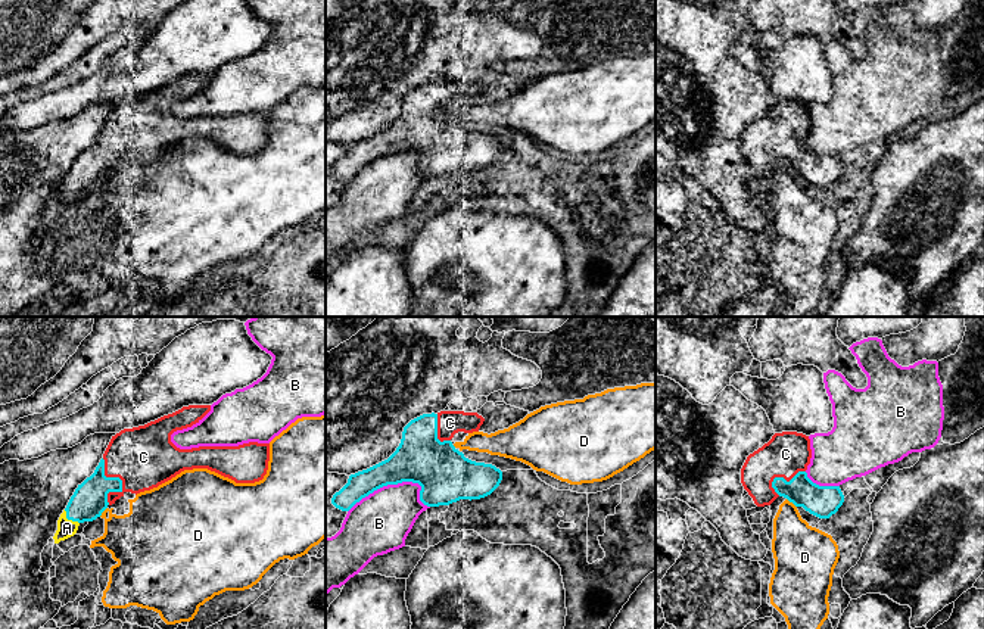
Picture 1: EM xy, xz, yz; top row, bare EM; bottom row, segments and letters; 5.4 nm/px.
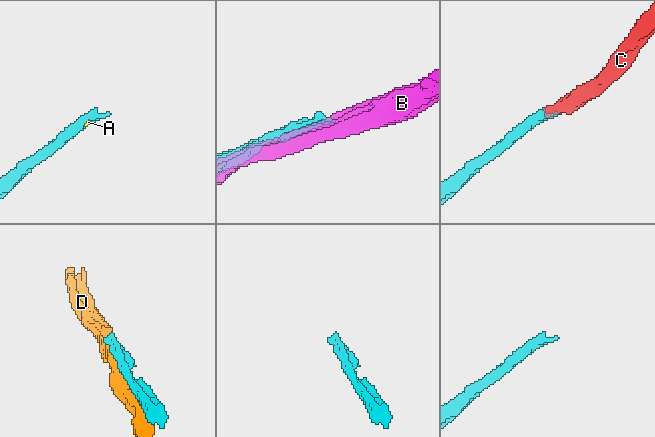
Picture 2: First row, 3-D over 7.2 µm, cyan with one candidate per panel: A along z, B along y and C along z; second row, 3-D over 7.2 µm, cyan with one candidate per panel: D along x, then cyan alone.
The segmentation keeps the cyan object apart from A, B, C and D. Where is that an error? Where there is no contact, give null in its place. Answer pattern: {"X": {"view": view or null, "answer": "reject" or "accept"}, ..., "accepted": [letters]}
{"A": {"view": "xy", "answer": "accept"}, "B": {"view": "xz", "answer": "reject"}, "C": {"view": "xy", "answer": "accept"}, "D": {"view": "yz", "answer": "reject"}, "accepted": ["A", "C"]}

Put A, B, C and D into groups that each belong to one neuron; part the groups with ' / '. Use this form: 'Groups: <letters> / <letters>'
Groups: A C / B / D

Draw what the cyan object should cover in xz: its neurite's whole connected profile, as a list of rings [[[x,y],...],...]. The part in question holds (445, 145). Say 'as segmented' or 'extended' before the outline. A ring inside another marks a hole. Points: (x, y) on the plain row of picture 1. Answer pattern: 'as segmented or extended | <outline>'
extended | [[[440,81],[411,90],[396,121],[387,130],[351,144],[331,174],[349,181],[374,161],[402,152],[418,153],[420,171],[427,177],[491,165],[499,156],[502,141],[465,128],[451,112],[458,102],[479,102],[483,91],[477,82],[464,81]]]

